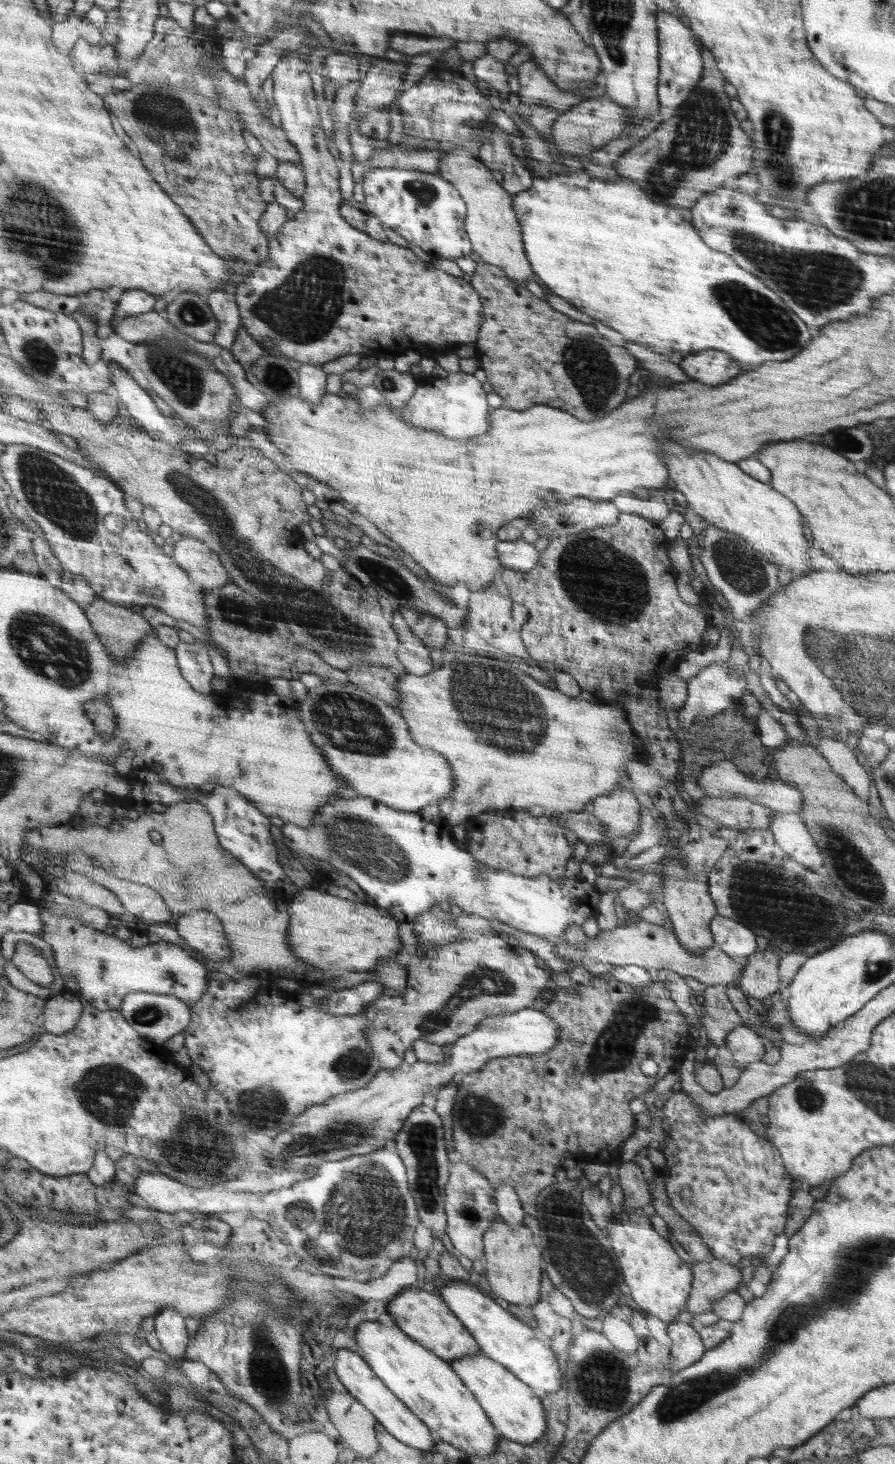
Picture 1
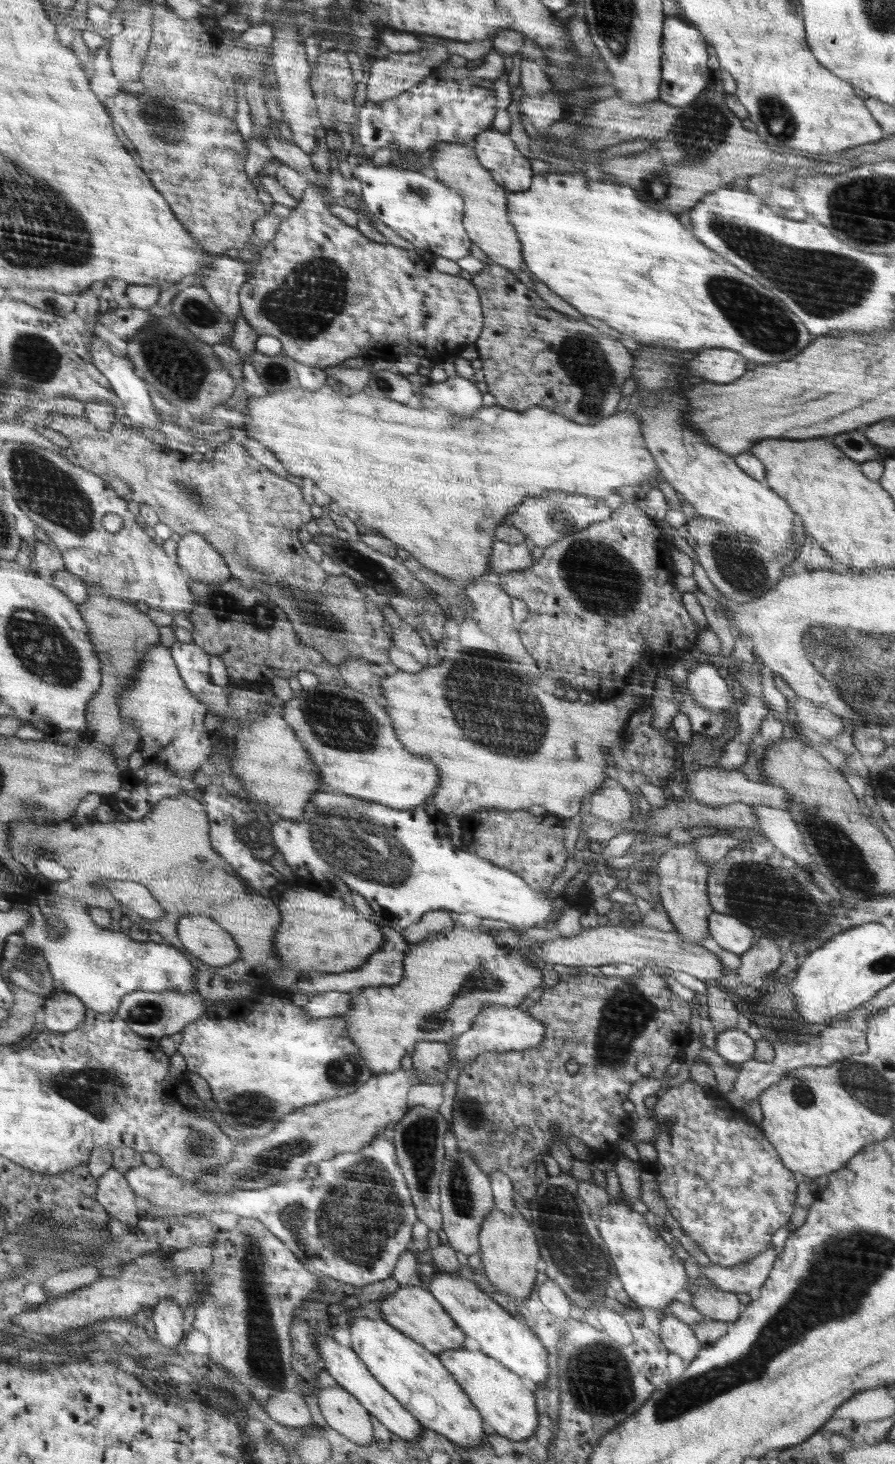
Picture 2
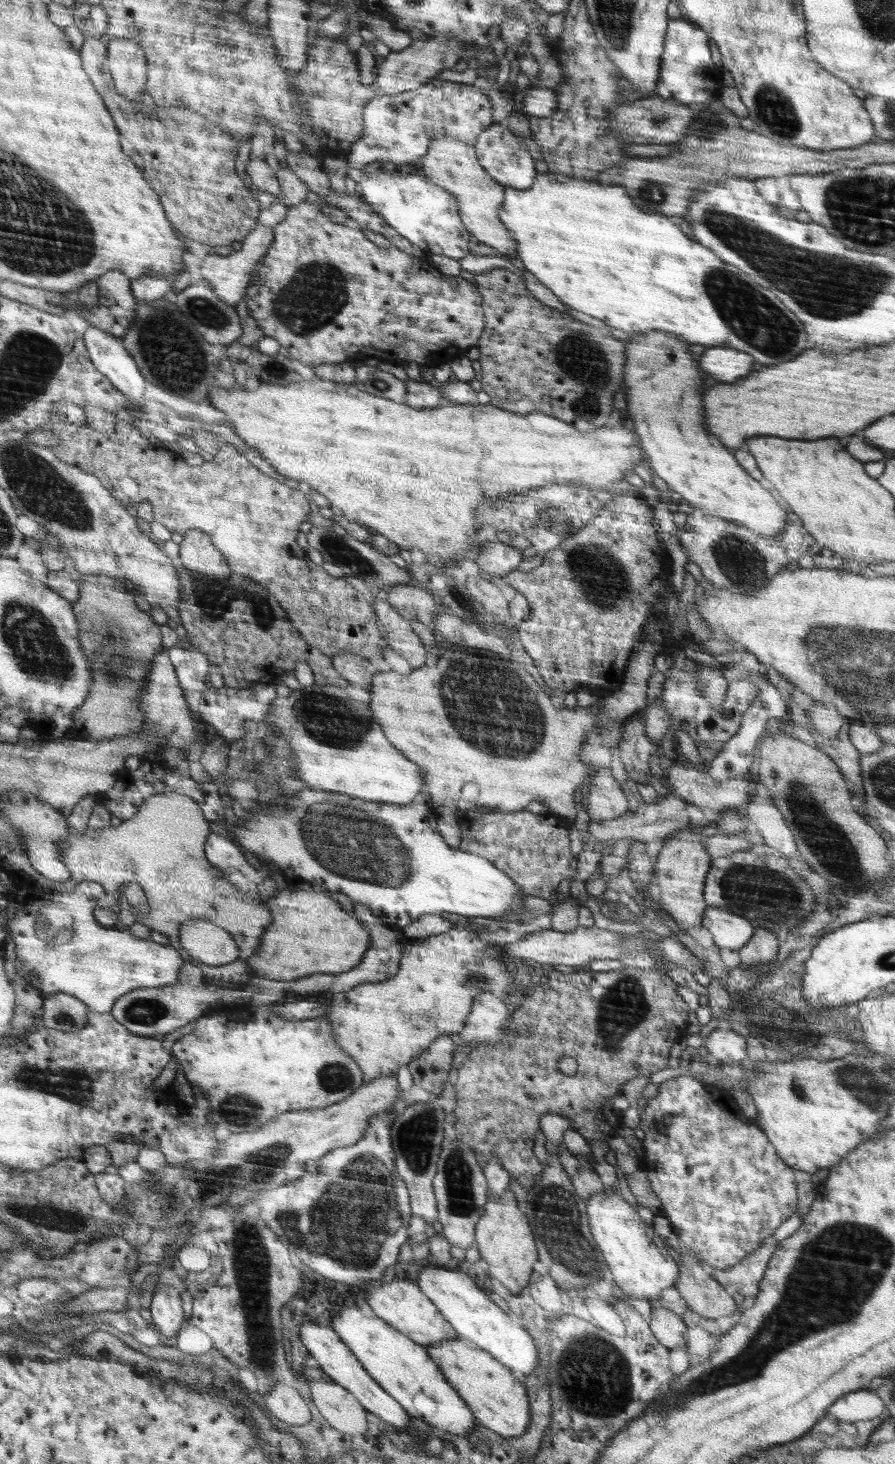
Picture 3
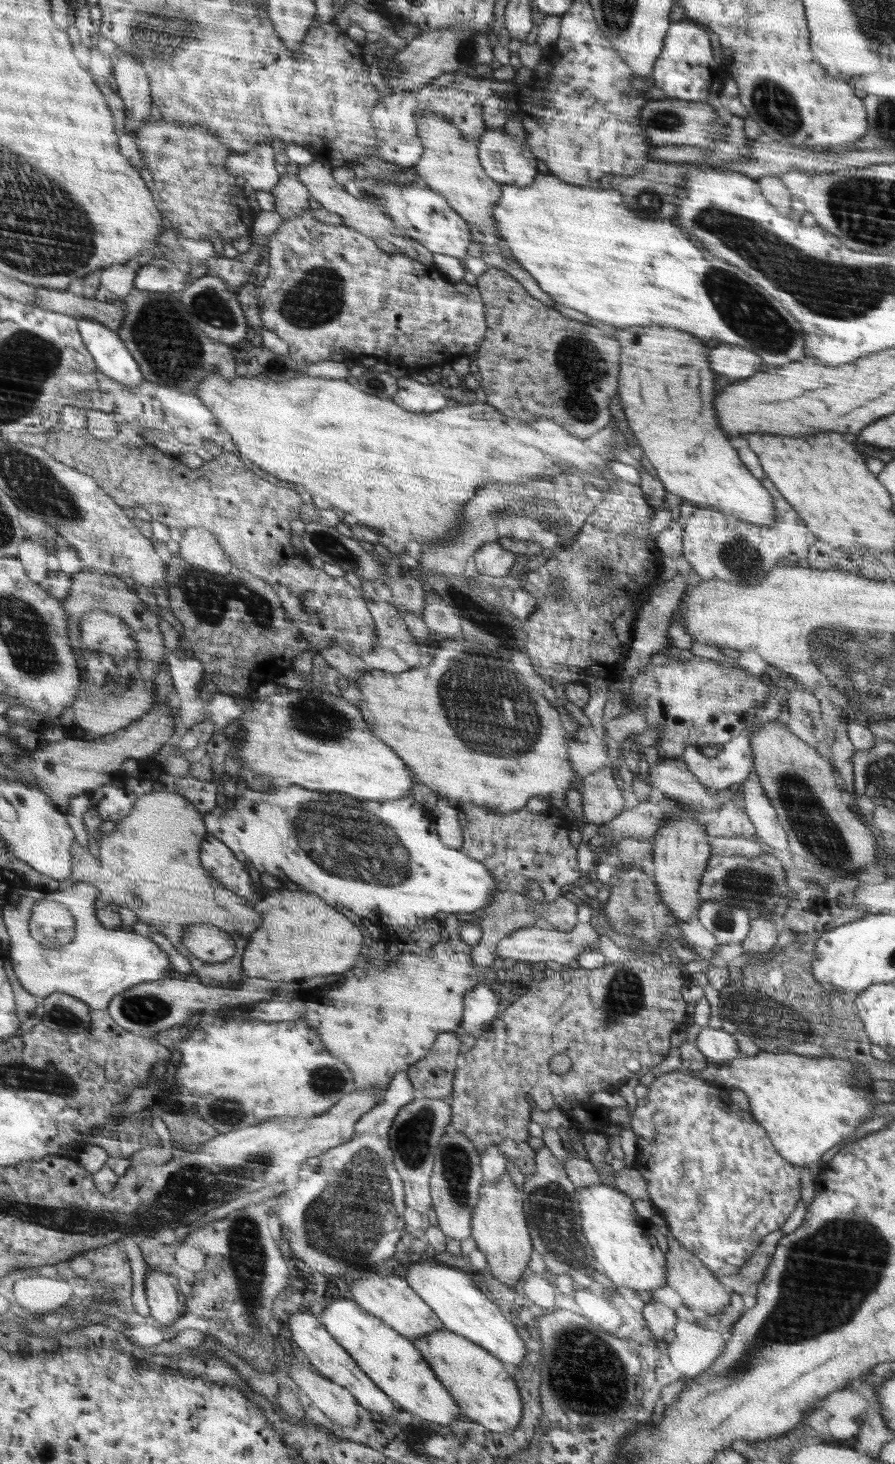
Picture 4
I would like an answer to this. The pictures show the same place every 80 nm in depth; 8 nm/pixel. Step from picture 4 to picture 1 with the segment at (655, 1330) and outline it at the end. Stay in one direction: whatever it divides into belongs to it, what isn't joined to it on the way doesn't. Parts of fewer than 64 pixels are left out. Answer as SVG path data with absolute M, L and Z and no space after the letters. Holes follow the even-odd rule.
M684 1319L669 1322L666 1327L671 1340L669 1352L672 1354L671 1374L684 1370L696 1362L706 1350L699 1332Z

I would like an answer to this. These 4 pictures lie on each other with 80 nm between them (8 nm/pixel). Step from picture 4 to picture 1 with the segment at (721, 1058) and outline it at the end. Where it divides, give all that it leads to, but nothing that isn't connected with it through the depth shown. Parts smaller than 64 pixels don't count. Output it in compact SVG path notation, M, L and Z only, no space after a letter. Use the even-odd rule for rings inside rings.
M745 1026L733 1028L725 1036L725 1046L732 1052L733 1063L740 1066L760 1061L764 1056L765 1044L766 1040L760 1033Z

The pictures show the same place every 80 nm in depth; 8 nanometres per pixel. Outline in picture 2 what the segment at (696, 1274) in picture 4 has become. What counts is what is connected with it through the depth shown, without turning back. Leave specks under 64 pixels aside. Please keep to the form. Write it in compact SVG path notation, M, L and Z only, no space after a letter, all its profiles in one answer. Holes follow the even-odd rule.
M706 1278L689 1280L687 1290L691 1294L692 1306L709 1319L733 1323L744 1312L736 1293L724 1292Z

